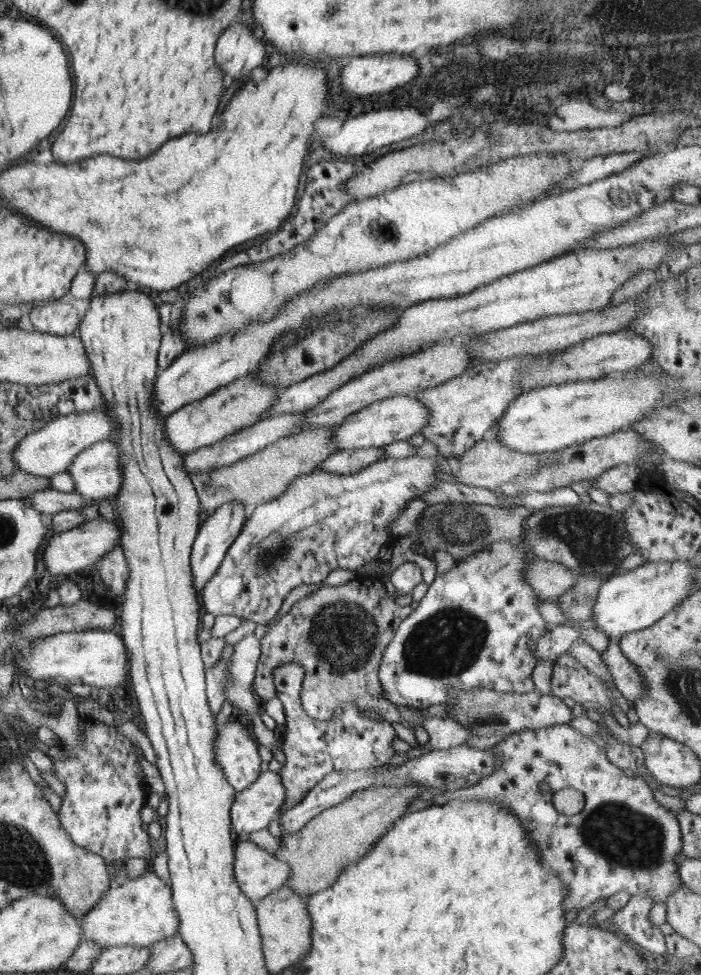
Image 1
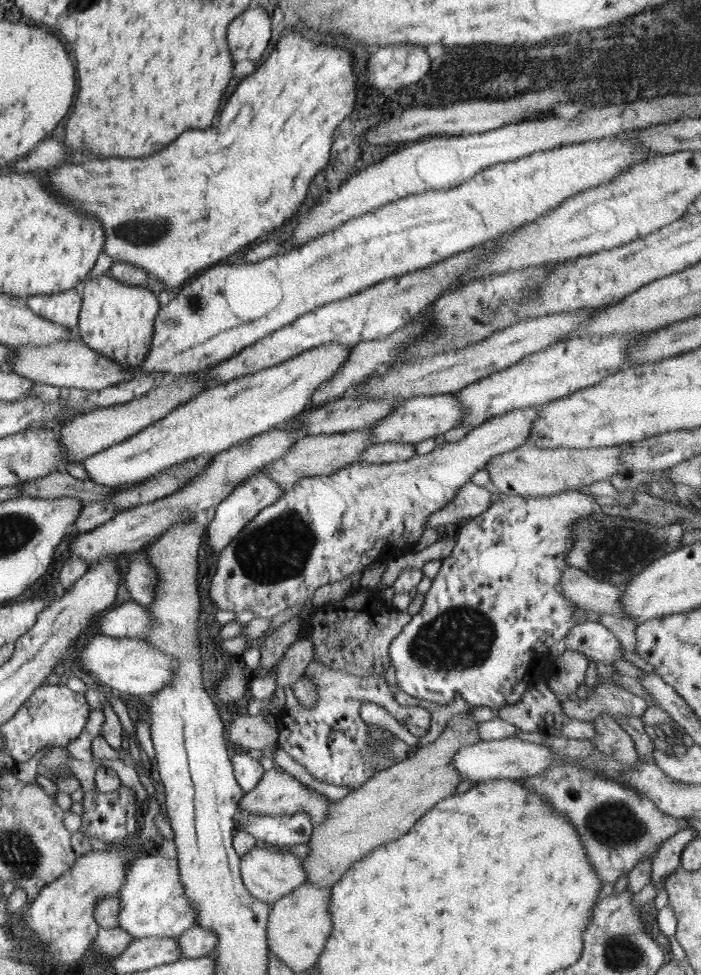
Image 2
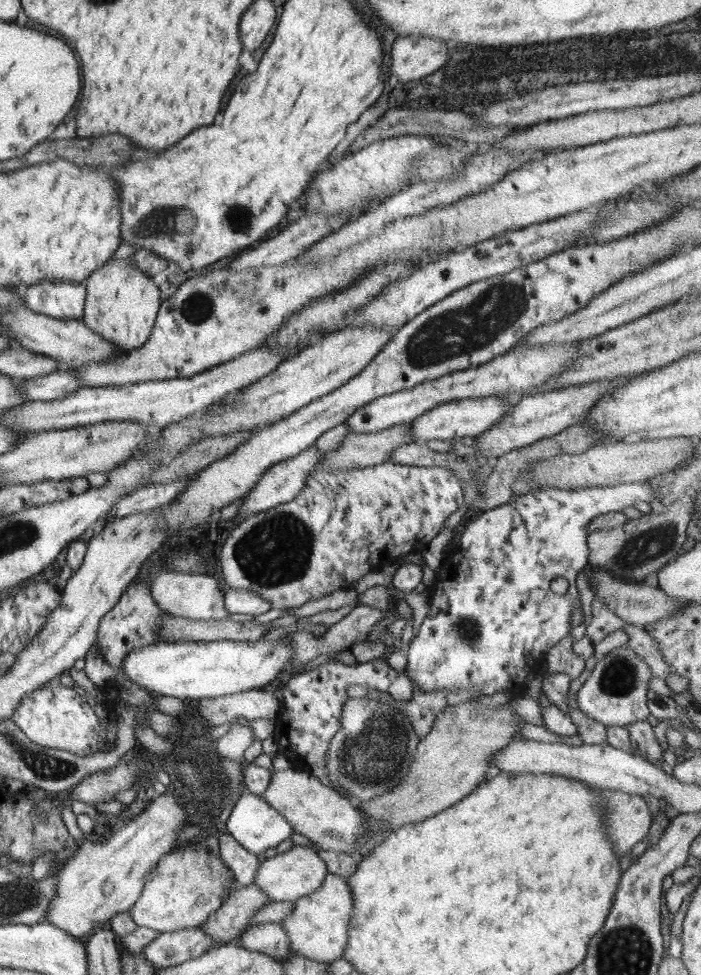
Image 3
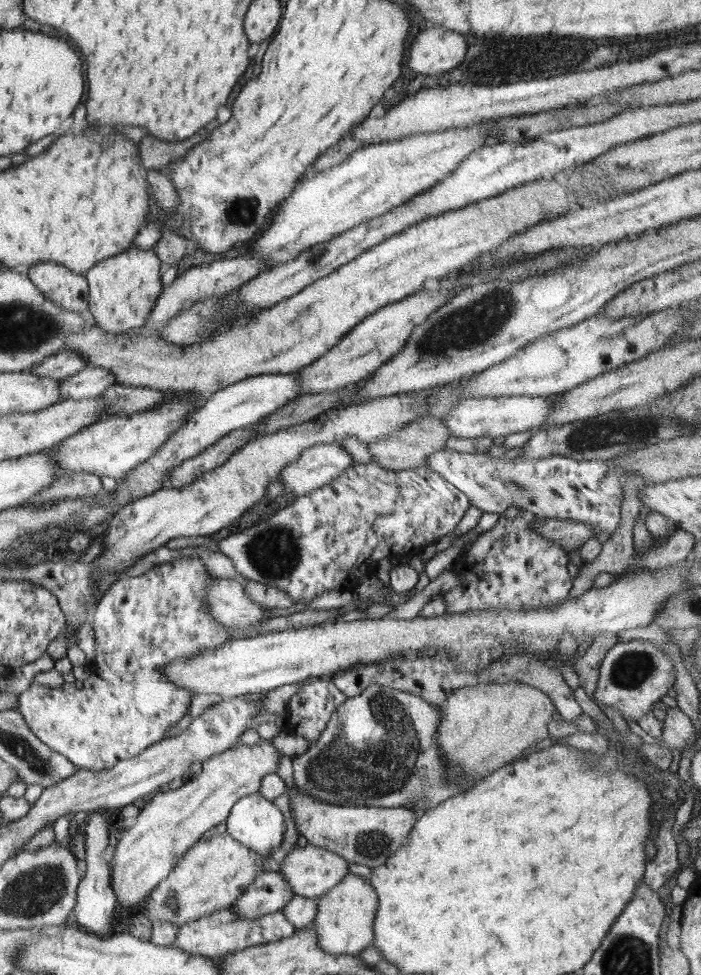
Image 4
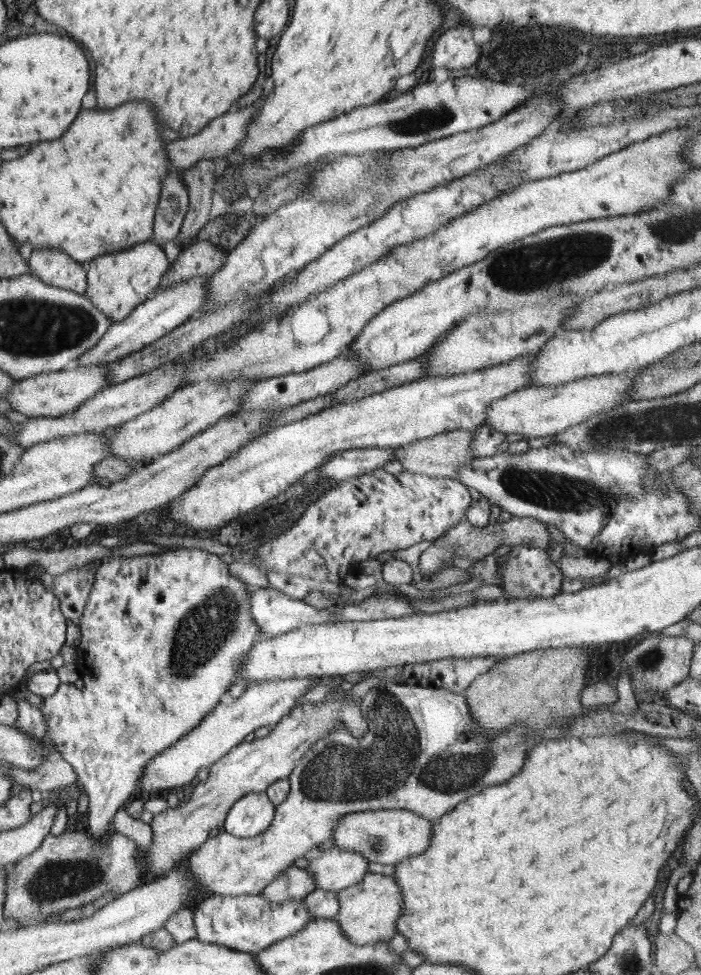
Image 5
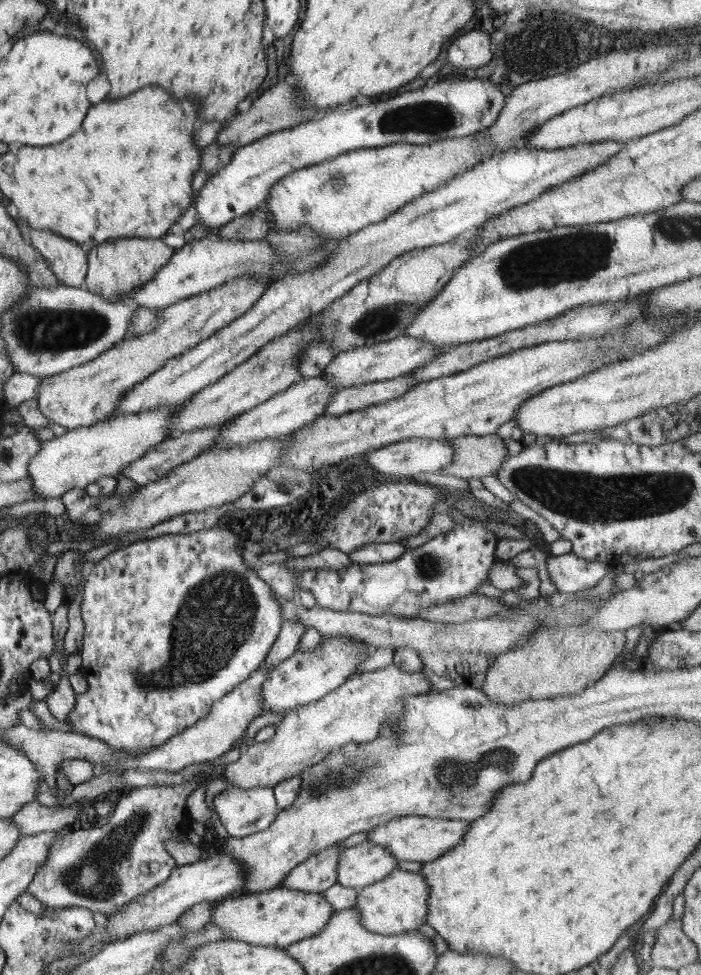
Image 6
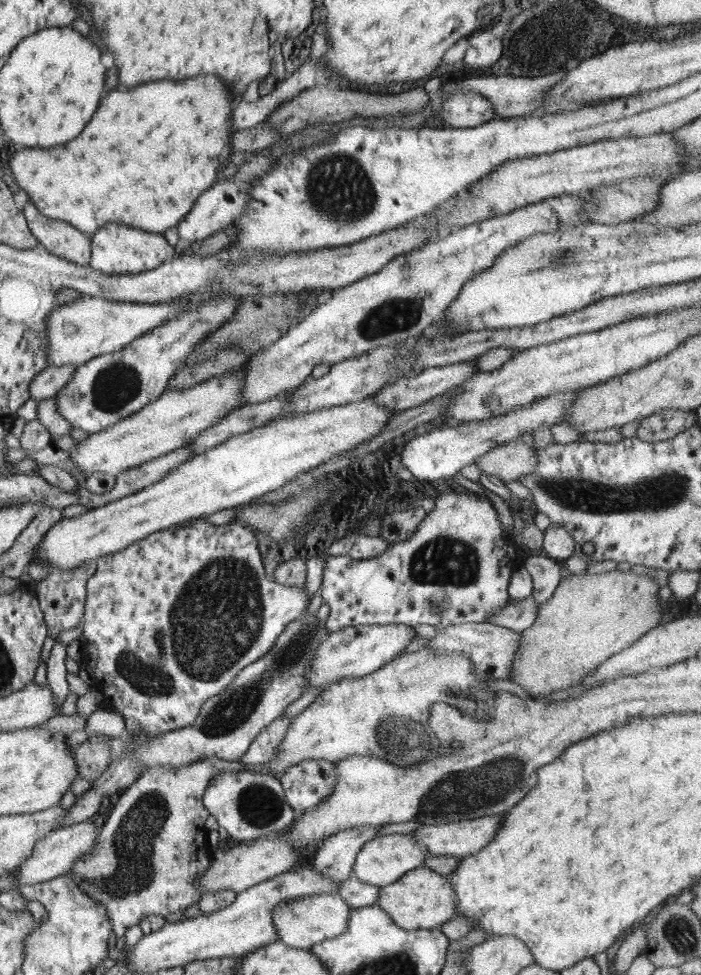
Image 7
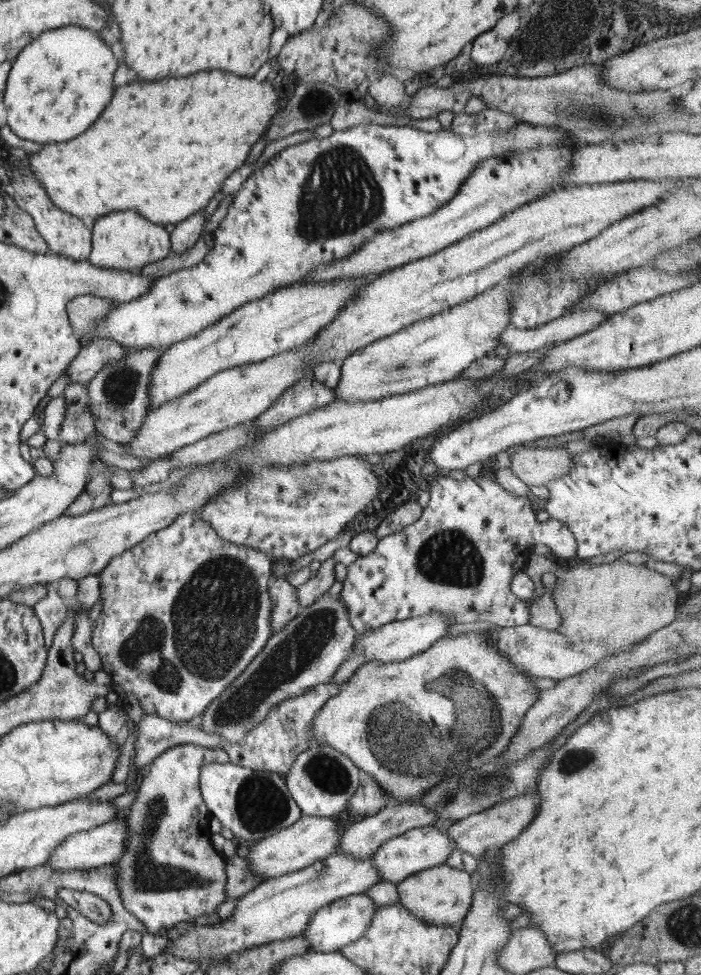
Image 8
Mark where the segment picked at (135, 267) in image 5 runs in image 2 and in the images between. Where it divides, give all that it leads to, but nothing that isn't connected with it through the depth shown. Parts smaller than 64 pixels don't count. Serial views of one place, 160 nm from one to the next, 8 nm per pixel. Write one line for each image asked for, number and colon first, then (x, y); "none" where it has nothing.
2: (116, 319)
3: (122, 302)
4: (122, 289)

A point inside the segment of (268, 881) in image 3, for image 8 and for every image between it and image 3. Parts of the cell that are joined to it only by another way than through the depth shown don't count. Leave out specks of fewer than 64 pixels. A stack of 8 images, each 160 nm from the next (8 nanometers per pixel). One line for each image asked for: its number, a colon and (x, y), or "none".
4: (311, 871)
5: (333, 869)
6: (366, 863)
7: (382, 861)
8: (421, 848)

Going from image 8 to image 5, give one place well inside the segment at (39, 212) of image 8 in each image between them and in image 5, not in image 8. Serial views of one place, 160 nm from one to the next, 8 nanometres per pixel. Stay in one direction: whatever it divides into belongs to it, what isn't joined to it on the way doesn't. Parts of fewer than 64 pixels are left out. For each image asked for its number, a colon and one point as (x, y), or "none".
5: (54, 267)
6: (68, 260)
7: (59, 238)

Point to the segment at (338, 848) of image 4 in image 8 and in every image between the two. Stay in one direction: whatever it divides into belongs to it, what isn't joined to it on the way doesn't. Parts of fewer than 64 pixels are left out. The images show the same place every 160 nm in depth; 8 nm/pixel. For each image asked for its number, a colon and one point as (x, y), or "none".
5: (386, 837)
6: (420, 839)
7: (460, 839)
8: (502, 822)

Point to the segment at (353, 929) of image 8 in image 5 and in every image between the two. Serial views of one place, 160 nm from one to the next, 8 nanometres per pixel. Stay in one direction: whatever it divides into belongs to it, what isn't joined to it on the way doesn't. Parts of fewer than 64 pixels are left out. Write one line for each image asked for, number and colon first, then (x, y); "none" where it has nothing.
5: (247, 923)
6: (279, 917)
7: (300, 923)

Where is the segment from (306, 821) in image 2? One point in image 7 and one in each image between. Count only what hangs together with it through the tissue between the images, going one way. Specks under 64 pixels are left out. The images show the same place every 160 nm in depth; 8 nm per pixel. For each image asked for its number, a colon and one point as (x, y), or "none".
3: (258, 827)
4: (257, 823)
5: (253, 814)
6: (242, 812)
7: (250, 805)

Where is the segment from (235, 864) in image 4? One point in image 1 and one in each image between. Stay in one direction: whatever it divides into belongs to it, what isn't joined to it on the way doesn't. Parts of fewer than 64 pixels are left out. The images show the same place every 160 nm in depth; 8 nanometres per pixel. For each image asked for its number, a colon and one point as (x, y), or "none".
1: (140, 912)
2: (153, 903)
3: (185, 888)

